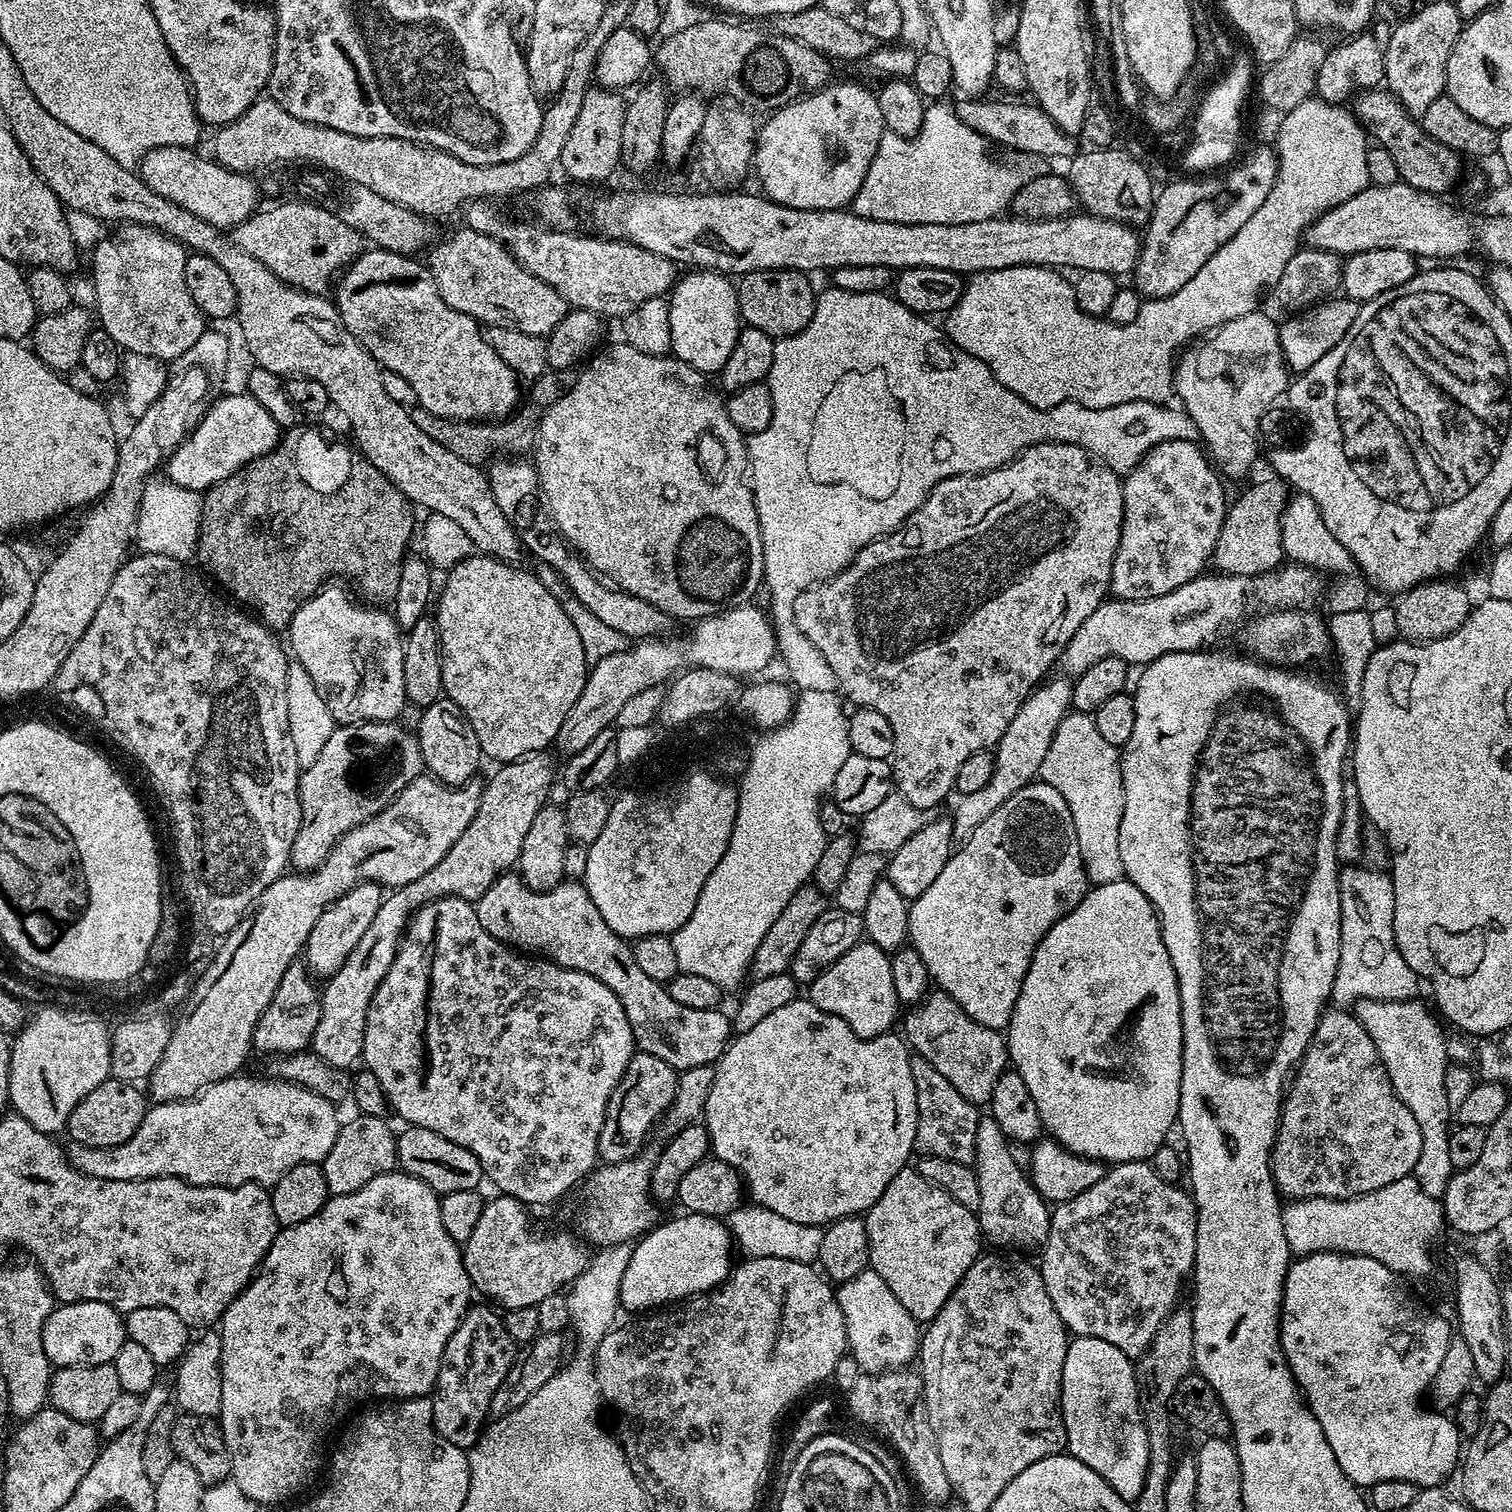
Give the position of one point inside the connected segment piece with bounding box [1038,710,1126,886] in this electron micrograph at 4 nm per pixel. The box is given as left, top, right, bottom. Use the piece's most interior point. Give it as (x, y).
(1085, 769)

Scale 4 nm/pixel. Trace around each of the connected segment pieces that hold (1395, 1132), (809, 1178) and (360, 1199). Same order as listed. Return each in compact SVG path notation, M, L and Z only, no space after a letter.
M1329 1007L1286 1088L1276 1145L1272 1147L1272 1177L1277 1192L1292 1200L1315 1196L1349 1200L1413 1175L1418 1154L1422 1154L1422 1130L1418 1130L1418 1121L1406 1102L1398 1098L1382 1058L1374 1050L1374 1042L1370 1042L1370 1034L1366 1034L1362 1022L1351 1011Z
M797 998L790 1006L781 1006L758 1022L750 1030L739 1033L729 1043L728 1049L721 1054L714 1067L716 1073L710 1086L710 1094L706 1098L702 1123L708 1129L708 1137L712 1143L711 1155L717 1160L726 1162L740 1174L746 1185L746 1192L752 1195L753 1205L774 1210L774 1214L782 1214L782 1218L790 1218L790 1222L818 1224L827 1226L834 1220L844 1216L860 1216L882 1198L882 1190L890 1186L890 1182L898 1173L909 1167L916 1147L916 1127L918 1126L918 1106L914 1090L914 1074L910 1074L910 1048L899 1035L885 1034L867 1040L856 1036L842 1018L834 1014L826 1014L826 1010L818 1010L807 998Z
M393 1170L382 1174L378 1178L370 1178L370 1182L366 1182L366 1186L362 1186L350 1194L342 1194L341 1196L329 1195L328 1201L324 1203L322 1210L318 1210L318 1214L314 1214L314 1218L306 1218L306 1222L298 1222L289 1228L280 1228L276 1233L274 1242L270 1246L270 1250L264 1256L263 1264L260 1265L252 1281L238 1294L238 1298L234 1298L234 1302L230 1302L230 1306L224 1311L222 1323L218 1328L220 1341L222 1342L222 1362L220 1363L222 1366L222 1406L220 1407L218 1419L220 1429L224 1435L224 1441L230 1450L230 1462L232 1463L231 1479L236 1482L238 1488L242 1490L246 1498L252 1500L257 1506L263 1506L263 1504L280 1504L283 1500L290 1499L319 1470L320 1459L324 1456L323 1450L320 1449L320 1443L324 1440L324 1432L330 1431L355 1404L362 1403L367 1396L388 1396L384 1398L428 1396L432 1389L436 1387L436 1379L438 1378L440 1363L442 1362L442 1354L446 1350L446 1342L450 1342L450 1334L454 1334L458 1322L468 1313L469 1307L473 1303L472 1296L474 1297L474 1289L470 1282L470 1274L466 1274L464 1253L461 1245L457 1244L454 1238L450 1238L450 1234L446 1234L446 1226L442 1226L440 1196L433 1188L426 1186L426 1182L409 1176L403 1170Z

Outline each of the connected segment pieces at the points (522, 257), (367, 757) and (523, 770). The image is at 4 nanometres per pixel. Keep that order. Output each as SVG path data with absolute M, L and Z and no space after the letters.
M477 199L465 207L467 227L502 241L524 268L542 278L554 290L558 290L558 294L562 294L562 298L573 309L596 312L603 318L623 318L638 306L642 306L646 298L667 297L678 279L677 265L670 258L662 258L662 254L654 254L654 250L629 244L626 240L601 238L599 235L579 236L578 233L572 232L573 230L561 230L540 222L527 224L524 220L507 220L506 217L500 216L498 209L491 208L488 204L491 203L487 199Z
M365 720L363 724L333 727L318 758L300 774L302 822L298 838L294 838L291 867L311 870L319 866L347 832L374 818L424 771L418 738L396 722Z
M547 751L531 752L522 760L501 763L497 767L500 769L489 778L488 785L483 785L474 822L470 822L470 826L462 830L458 842L446 850L446 858L442 858L434 870L426 870L422 878L414 878L414 882L393 888L385 895L378 906L378 914L374 914L374 922L370 922L358 946L350 950L350 958L342 962L342 970L331 976L325 983L328 985L323 985L318 1030L314 1030L310 1045L318 1058L330 1062L330 1066L351 1069L352 1063L363 1057L368 1007L394 962L400 942L404 939L404 930L416 909L443 896L478 901L499 876L517 867L522 842L538 810L549 803L548 791L552 788L552 779L558 776L558 768L552 765L548 755Z

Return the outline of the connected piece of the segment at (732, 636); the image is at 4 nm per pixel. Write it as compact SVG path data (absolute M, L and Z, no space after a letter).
M747 603L740 608L721 612L719 616L695 621L689 636L669 635L667 638L637 640L592 666L586 686L582 686L582 694L578 694L578 702L570 706L570 714L566 714L562 730L558 730L555 747L560 747L564 754L571 754L590 746L590 742L598 738L602 730L616 724L619 712L630 698L649 686L671 681L686 668L709 668L737 678L762 671L771 662L772 656L774 660L777 655L776 630L765 609L763 612L760 608L752 607L751 603Z

